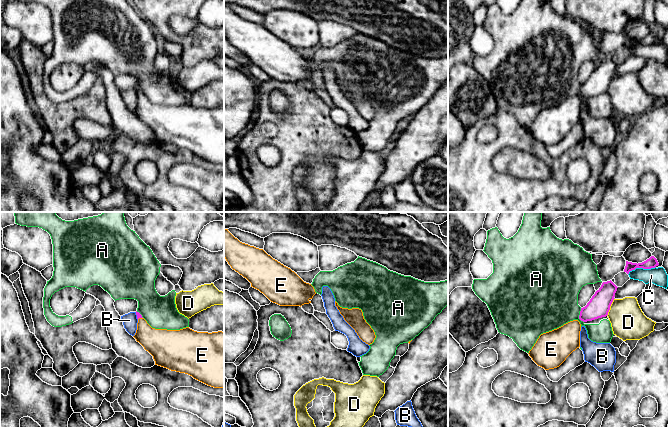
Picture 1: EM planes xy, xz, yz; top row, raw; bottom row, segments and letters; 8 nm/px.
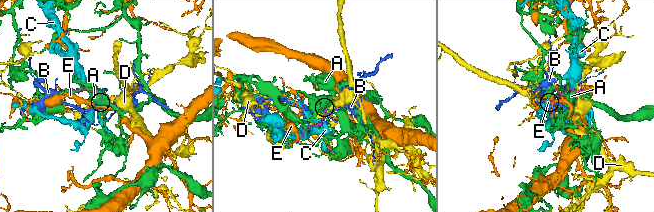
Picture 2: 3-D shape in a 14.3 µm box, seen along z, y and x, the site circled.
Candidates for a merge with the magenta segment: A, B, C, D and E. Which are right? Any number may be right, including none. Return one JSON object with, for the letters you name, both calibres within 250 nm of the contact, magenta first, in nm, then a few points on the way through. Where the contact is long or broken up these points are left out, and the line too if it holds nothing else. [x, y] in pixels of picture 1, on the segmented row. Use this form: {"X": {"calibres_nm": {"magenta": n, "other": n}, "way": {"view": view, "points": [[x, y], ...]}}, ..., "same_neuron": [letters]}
{"E": {"calibres_nm": {"magenta": 40, "other": 220}, "way": {"view": "xy", "points": [[138, 314], [140, 317], [142, 326], [158, 342]]}}, "same_neuron": ["E"]}

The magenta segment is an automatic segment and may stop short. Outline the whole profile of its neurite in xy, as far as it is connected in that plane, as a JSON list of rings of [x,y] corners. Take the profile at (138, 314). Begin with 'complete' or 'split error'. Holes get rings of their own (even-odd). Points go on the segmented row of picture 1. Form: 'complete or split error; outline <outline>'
split error; outline [[[136,311],[138,323],[133,336],[155,361],[155,365],[185,373],[214,388],[224,388],[224,332],[197,332],[189,327],[180,330],[152,328]]]

